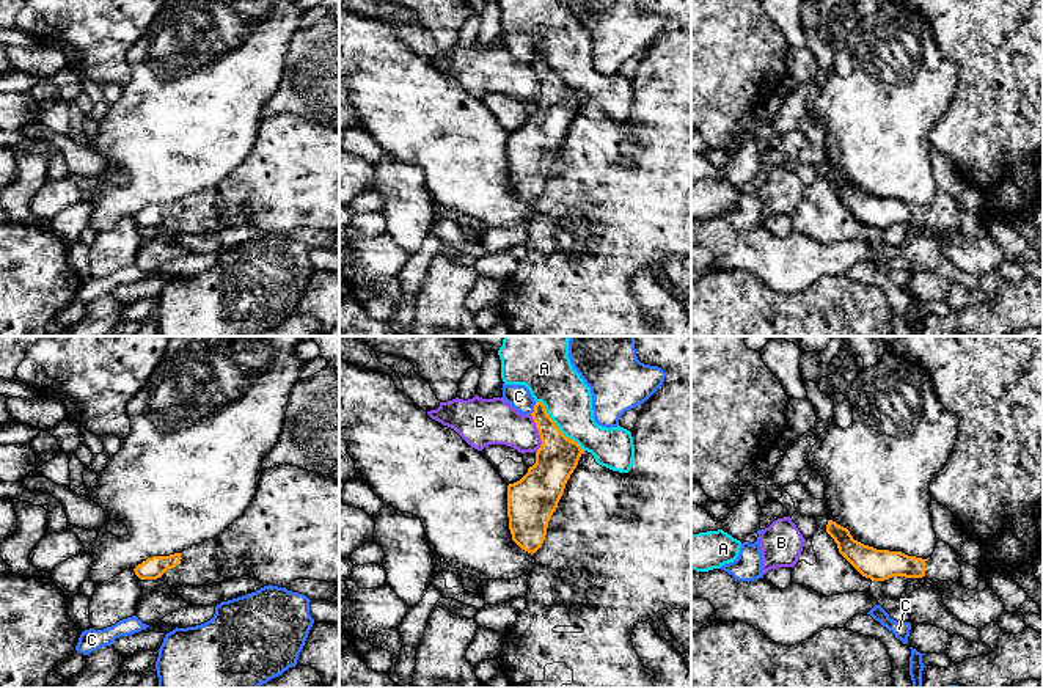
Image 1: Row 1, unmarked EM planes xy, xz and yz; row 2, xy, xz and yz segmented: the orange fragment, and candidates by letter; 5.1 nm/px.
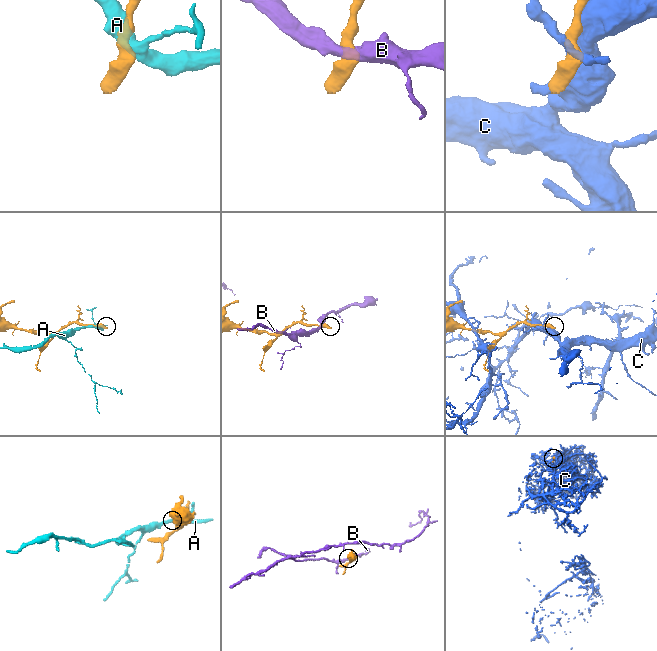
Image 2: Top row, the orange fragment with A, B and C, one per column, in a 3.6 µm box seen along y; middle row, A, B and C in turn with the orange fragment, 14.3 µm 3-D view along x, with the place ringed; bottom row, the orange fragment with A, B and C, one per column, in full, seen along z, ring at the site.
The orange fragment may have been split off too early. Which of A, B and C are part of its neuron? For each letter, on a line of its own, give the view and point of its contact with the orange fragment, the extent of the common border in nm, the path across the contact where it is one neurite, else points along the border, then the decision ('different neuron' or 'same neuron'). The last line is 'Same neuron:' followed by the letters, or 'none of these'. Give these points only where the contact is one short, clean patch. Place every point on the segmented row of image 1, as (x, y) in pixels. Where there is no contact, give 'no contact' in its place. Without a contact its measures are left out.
A: meets orange in xz at (556, 426); contact 360 nm long; different neuron
B: meets orange in xz at (539, 434); contact 200 nm long; border along xz (530, 415), (541, 440), (536, 453); different neuron
C: meets orange in xz at (534, 409); contact 70 nm long; different neuron
Same neuron: none of these

